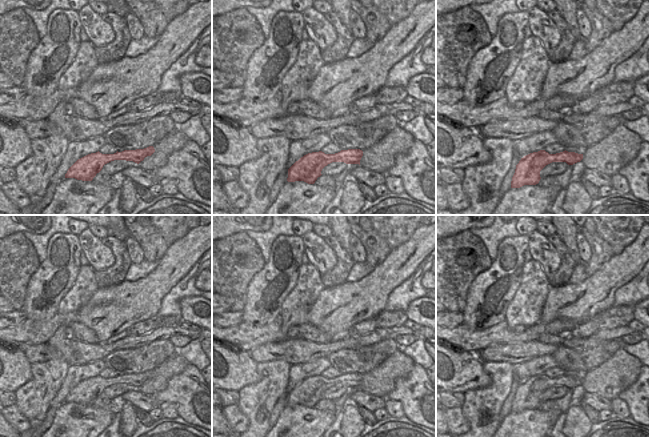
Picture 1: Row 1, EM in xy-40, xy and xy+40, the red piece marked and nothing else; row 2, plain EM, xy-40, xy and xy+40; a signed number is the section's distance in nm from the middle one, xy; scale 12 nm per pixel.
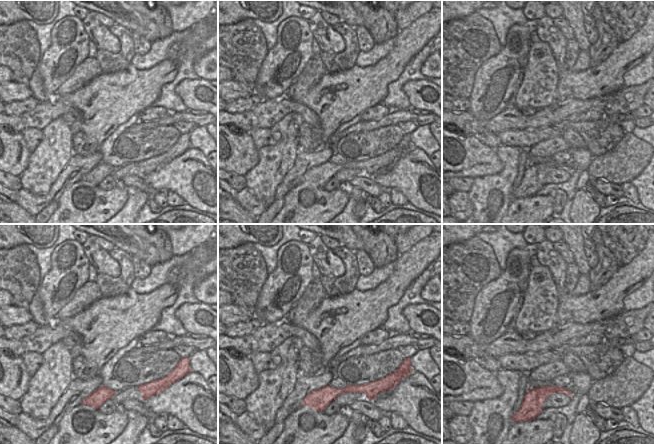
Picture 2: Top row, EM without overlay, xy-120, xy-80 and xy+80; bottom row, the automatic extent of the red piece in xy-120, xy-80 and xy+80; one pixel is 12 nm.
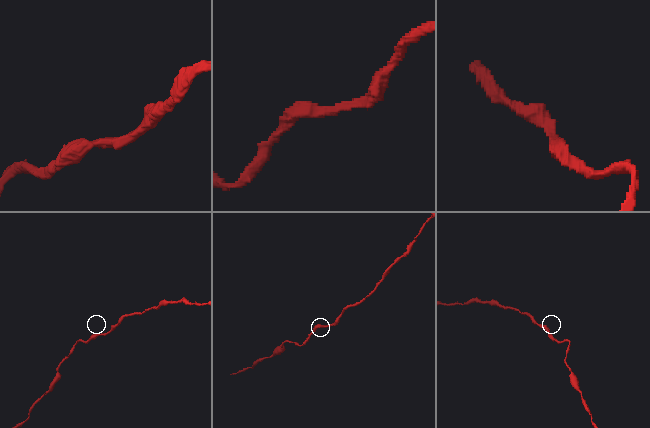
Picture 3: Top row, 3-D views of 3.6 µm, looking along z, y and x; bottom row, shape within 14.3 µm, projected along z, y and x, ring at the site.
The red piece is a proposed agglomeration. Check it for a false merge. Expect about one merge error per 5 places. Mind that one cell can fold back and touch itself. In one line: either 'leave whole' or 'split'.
leave whole

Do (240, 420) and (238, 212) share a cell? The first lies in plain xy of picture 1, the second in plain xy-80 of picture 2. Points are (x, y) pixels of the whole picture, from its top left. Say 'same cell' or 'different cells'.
different cells

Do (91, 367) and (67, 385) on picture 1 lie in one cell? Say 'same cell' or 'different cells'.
same cell

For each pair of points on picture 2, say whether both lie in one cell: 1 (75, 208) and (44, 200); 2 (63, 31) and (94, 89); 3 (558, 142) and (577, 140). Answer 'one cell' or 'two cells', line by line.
1: two cells
2: two cells
3: two cells

